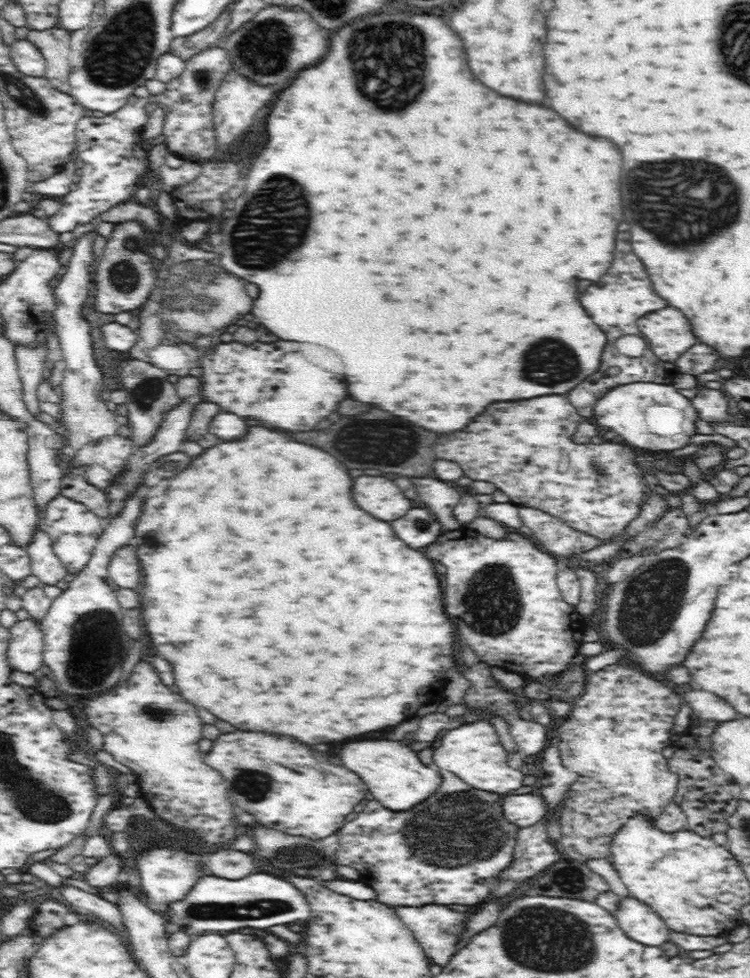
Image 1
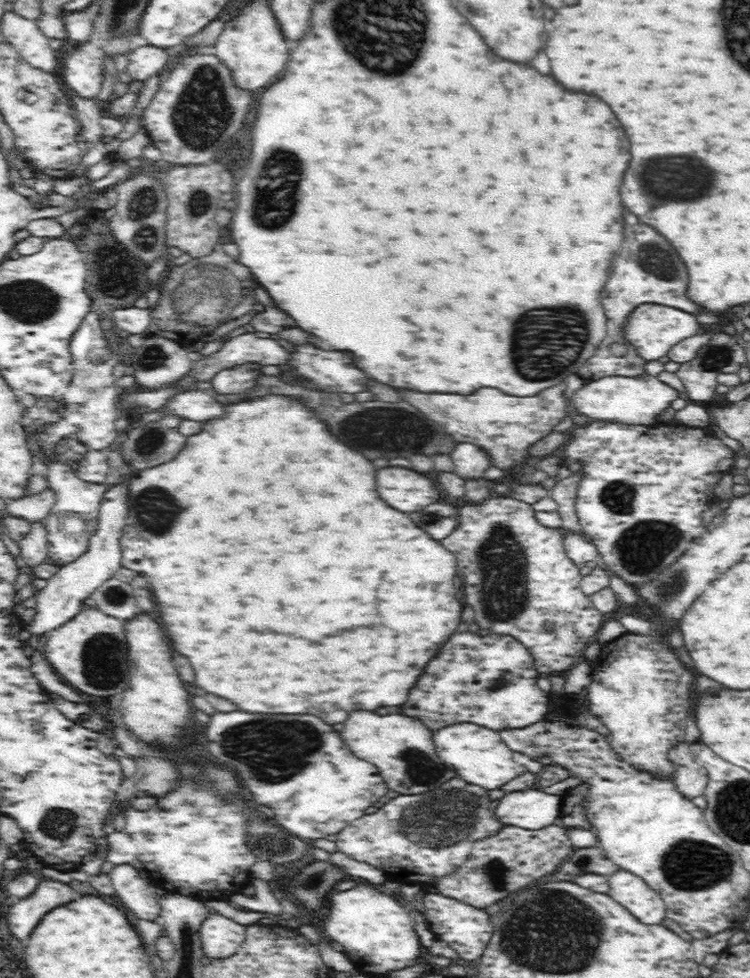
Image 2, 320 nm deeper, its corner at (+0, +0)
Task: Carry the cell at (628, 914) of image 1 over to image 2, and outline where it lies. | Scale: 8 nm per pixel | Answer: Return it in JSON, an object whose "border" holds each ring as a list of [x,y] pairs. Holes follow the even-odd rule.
{"border":[[[619,868],[614,874],[608,875],[608,882],[609,895],[626,906],[640,922],[660,924],[666,916],[666,906],[662,902],[664,898],[654,894],[643,878]]]}

